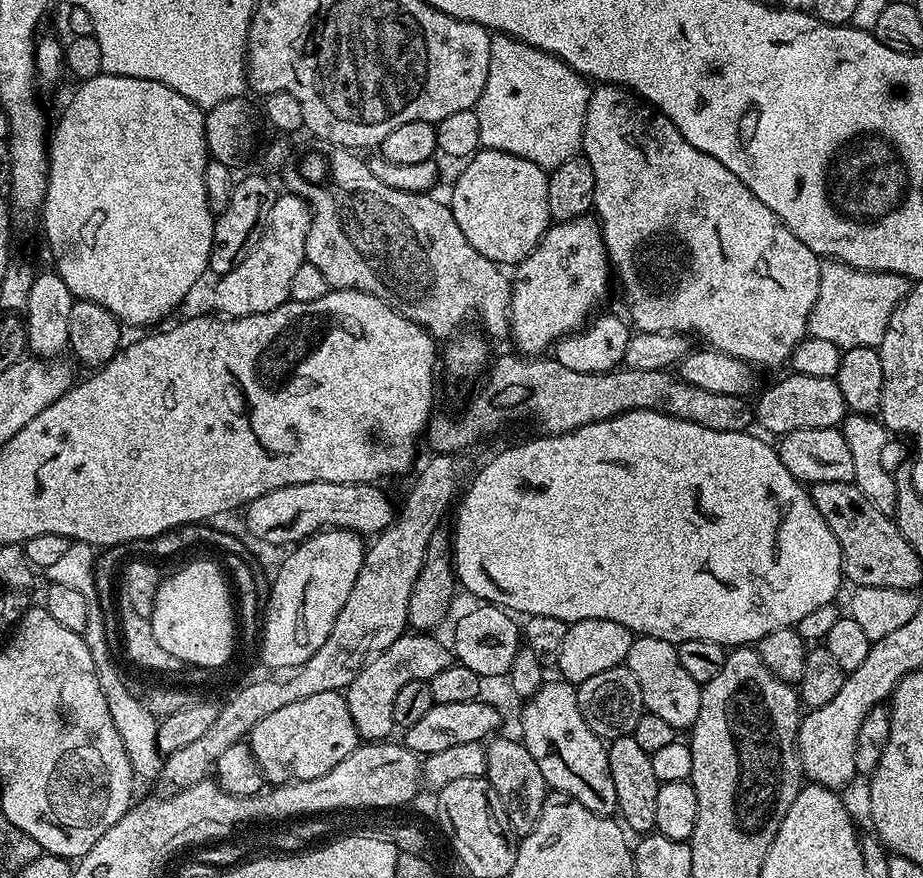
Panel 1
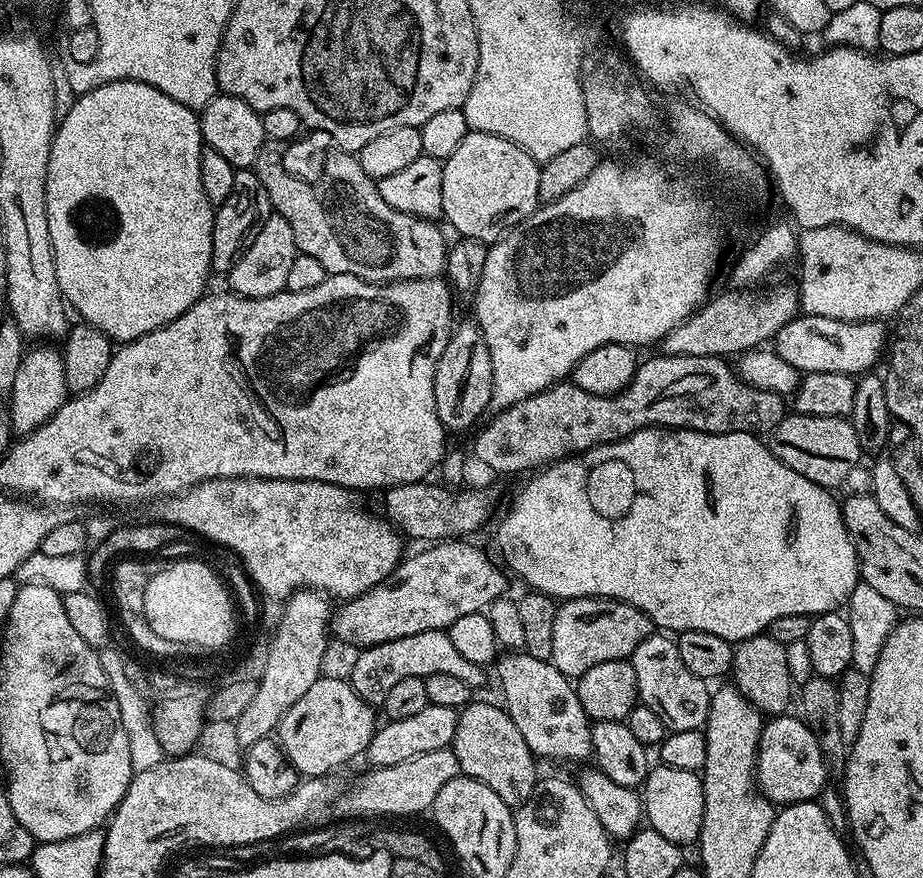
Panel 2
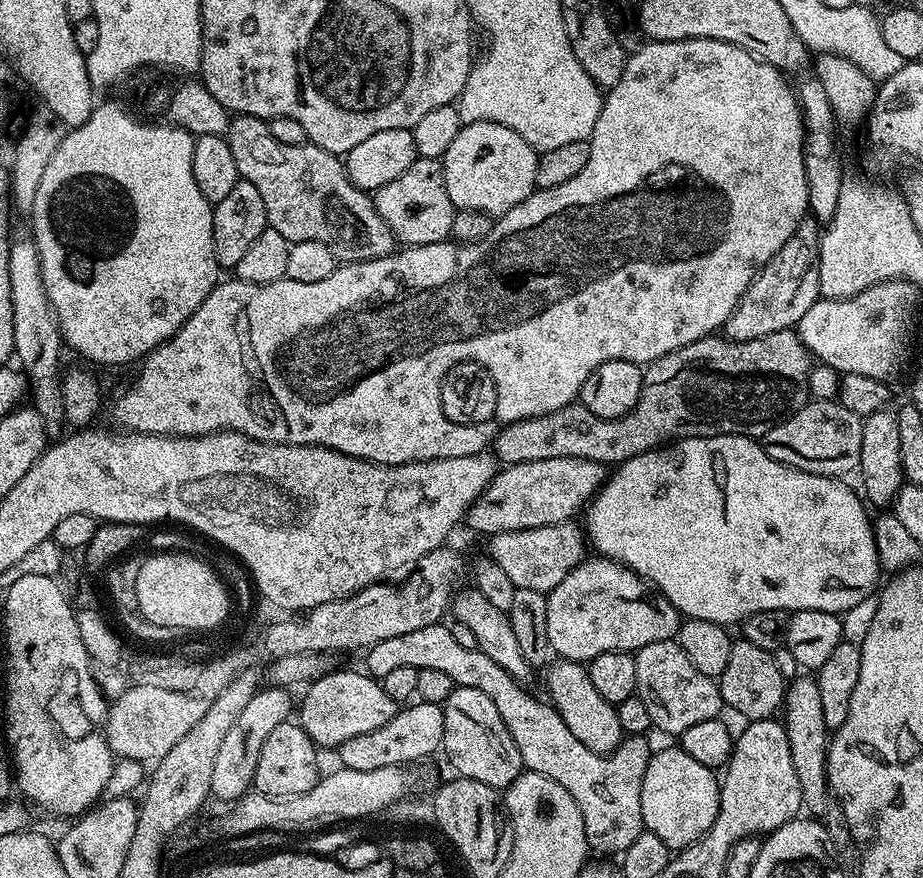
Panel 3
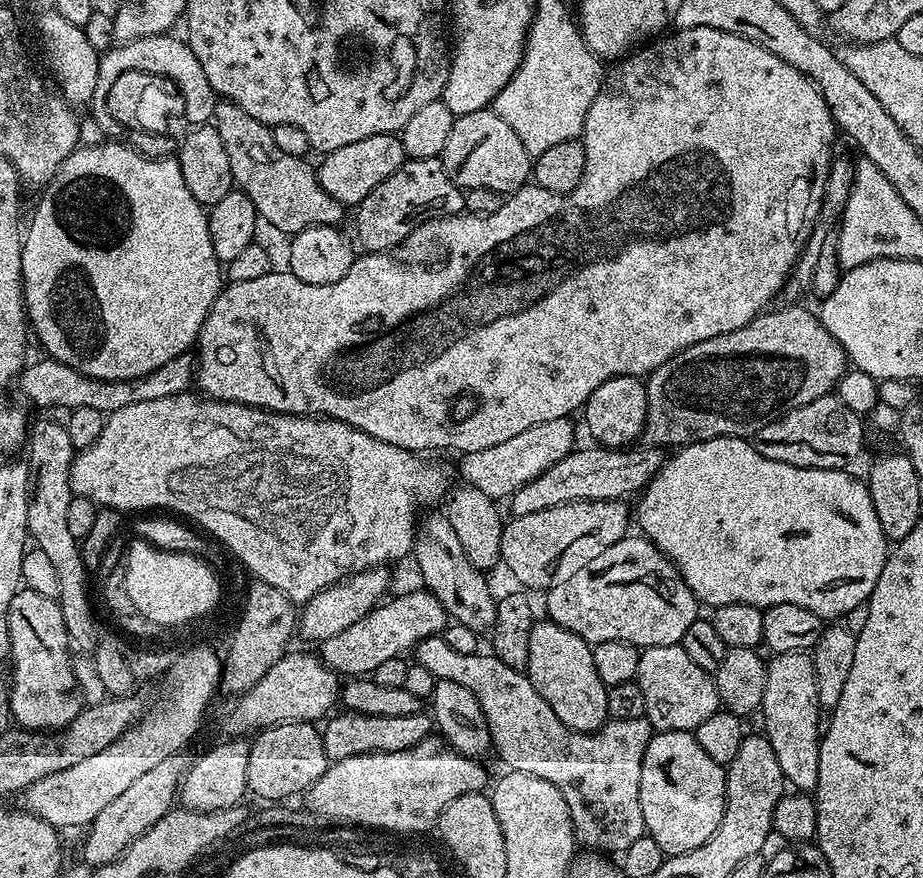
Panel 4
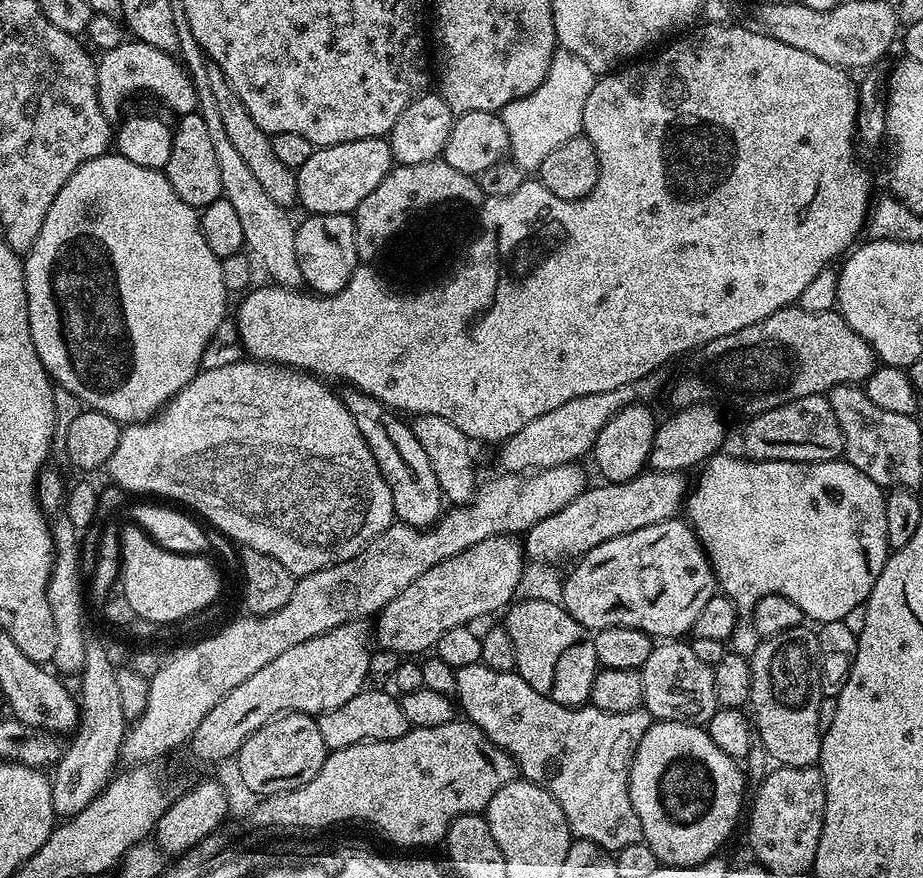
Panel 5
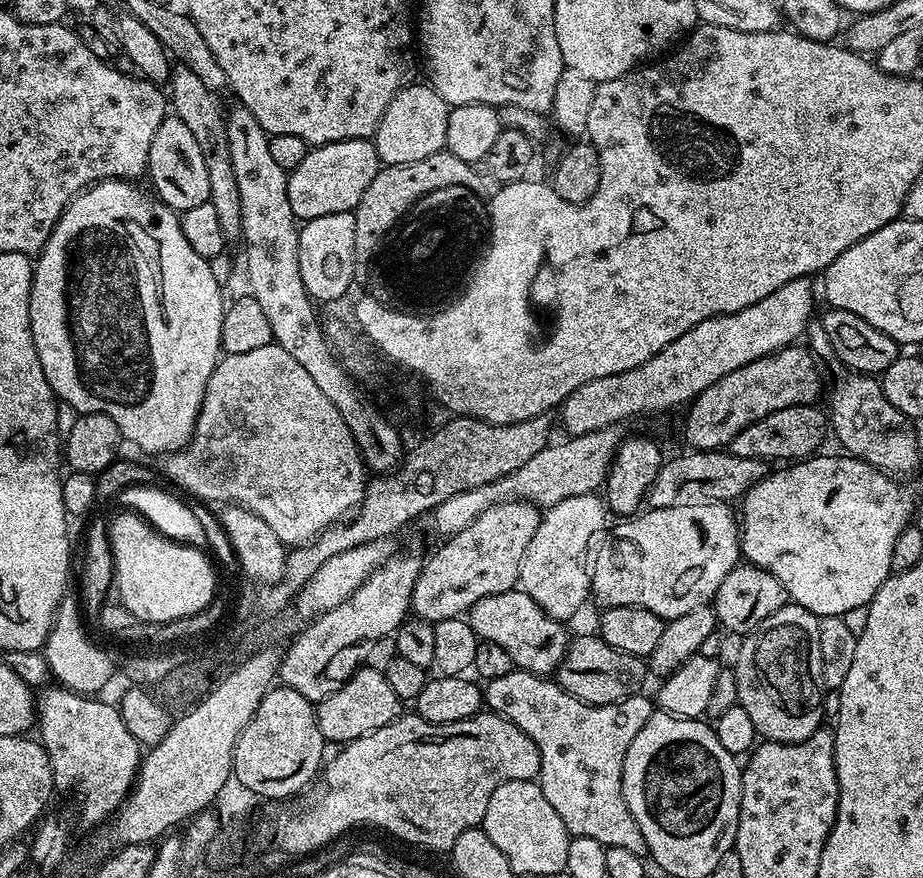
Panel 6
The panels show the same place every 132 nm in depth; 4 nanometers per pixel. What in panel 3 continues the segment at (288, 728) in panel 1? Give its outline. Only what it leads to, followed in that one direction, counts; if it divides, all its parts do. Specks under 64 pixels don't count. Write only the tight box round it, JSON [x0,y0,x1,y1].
[298,670,398,749]

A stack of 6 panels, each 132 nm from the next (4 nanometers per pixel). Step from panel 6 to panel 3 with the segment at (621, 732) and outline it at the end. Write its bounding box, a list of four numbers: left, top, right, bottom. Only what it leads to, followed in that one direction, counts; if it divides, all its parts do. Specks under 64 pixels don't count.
[366,622,654,858]

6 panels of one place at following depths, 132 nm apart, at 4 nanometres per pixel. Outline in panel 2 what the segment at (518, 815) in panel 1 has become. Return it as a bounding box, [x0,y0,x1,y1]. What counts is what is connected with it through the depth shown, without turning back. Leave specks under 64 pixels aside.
[450,700,538,806]

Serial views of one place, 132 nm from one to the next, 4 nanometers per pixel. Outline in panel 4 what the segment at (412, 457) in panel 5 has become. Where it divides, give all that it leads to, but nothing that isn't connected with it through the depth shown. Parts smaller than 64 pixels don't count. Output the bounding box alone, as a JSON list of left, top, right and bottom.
[411,515,497,634]

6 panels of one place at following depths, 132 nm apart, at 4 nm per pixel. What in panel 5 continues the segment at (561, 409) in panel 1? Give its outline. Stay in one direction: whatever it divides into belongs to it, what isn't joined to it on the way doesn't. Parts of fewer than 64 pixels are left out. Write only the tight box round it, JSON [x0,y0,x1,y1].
[672,306,878,418]

